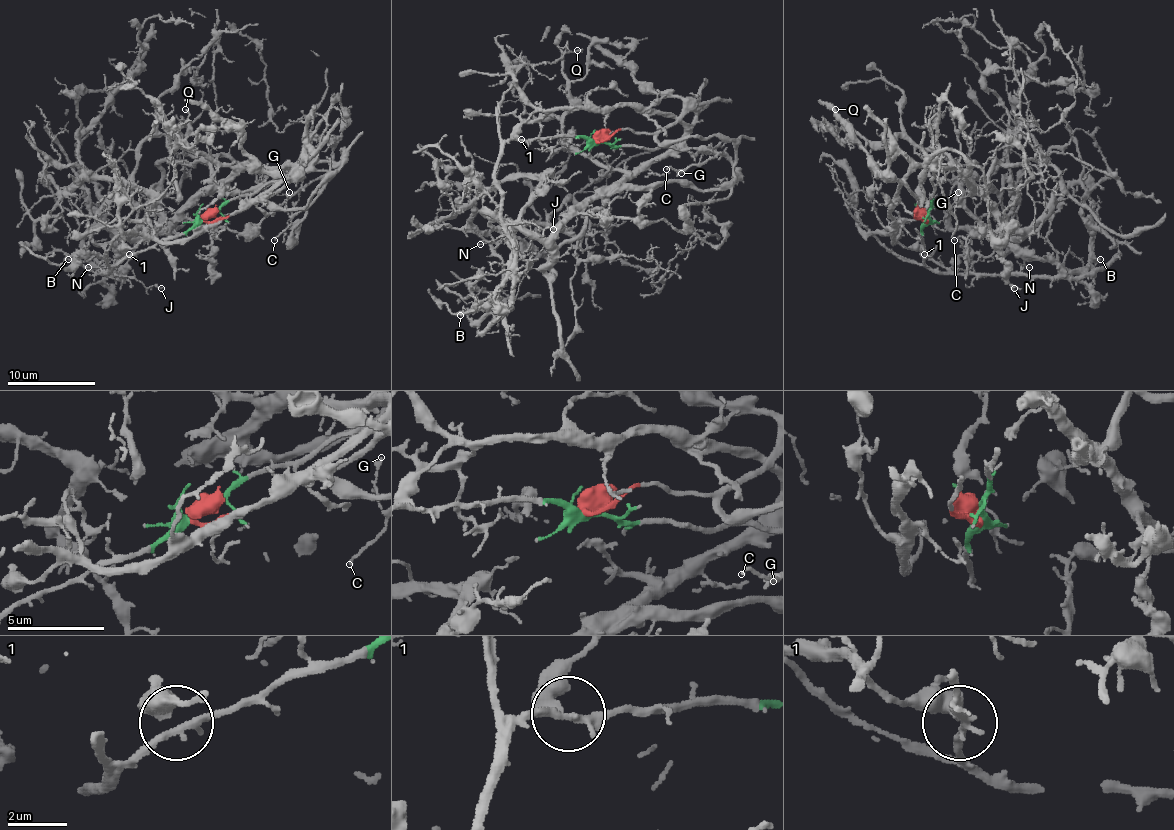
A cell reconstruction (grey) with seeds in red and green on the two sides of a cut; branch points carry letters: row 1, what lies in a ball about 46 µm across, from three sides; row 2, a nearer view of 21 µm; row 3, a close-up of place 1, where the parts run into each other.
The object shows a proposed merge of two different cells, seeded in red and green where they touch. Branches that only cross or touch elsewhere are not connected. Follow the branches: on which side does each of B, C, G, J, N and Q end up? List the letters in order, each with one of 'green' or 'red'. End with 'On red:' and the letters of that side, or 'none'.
B: red
C: green
G: green
J: green
N: green
Q: red
On red: B, Q

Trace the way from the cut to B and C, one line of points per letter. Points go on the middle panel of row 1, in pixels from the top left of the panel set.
B: (598, 141), (677, 121), (683, 130), (547, 238), (510, 229), (510, 273), (459, 315)
C: (598, 141), (646, 148), (716, 150), (716, 154), (692, 163), (683, 172), (666, 170)

